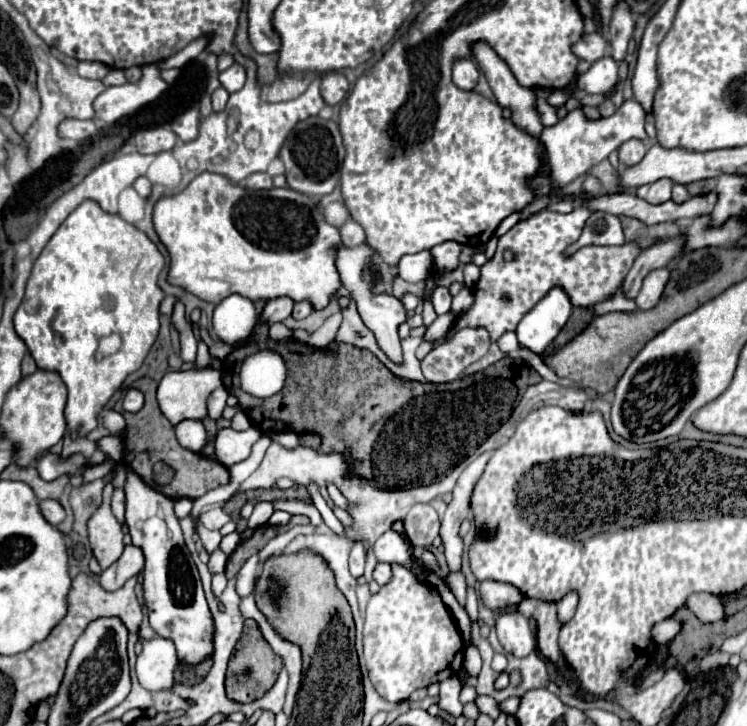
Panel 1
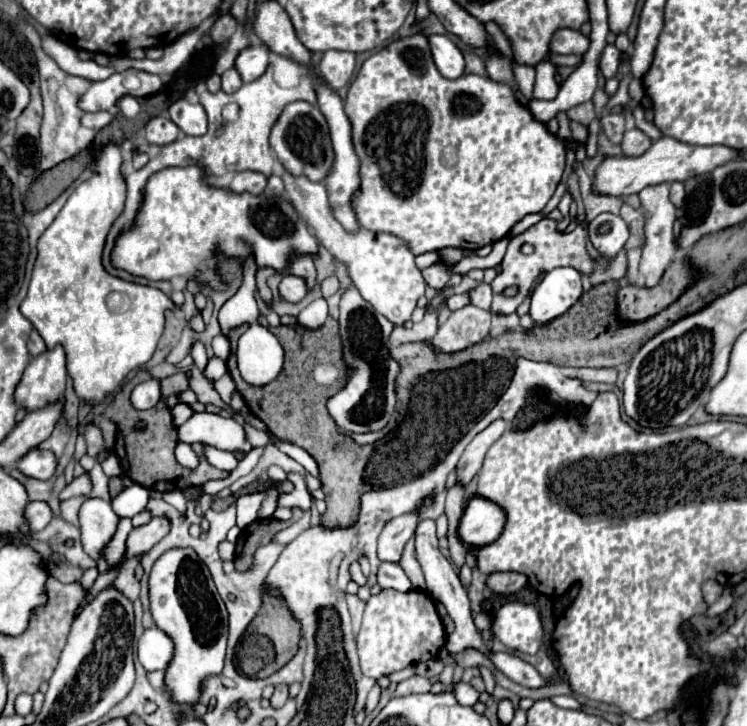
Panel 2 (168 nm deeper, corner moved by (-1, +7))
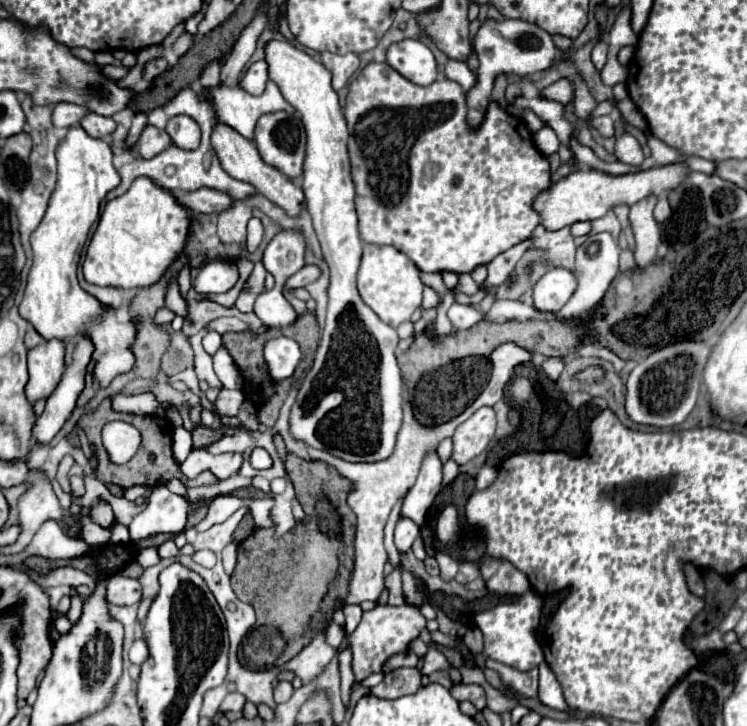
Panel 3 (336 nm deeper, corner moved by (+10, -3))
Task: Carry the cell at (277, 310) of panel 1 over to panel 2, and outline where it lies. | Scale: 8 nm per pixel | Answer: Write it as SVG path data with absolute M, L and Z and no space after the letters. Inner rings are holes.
M284 275L284 277L282 277L282 283L280 283L280 295L284 297L284 301L290 301L290 303L302 301L306 293L308 293L306 279L296 277L296 275Z

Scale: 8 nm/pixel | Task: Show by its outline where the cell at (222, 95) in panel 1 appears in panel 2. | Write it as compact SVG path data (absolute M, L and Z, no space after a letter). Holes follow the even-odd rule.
M230 67L228 71L224 71L222 75L222 89L226 93L234 93L236 89L240 89L242 85L242 79L240 79L240 73L236 71L236 67Z

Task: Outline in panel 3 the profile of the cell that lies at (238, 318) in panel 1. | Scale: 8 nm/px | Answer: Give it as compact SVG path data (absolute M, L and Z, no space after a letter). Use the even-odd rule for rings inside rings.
M251 217L249 219L249 225L247 225L247 241L245 241L245 251L247 253L253 253L259 243L261 243L261 237L263 237L263 225L257 217Z

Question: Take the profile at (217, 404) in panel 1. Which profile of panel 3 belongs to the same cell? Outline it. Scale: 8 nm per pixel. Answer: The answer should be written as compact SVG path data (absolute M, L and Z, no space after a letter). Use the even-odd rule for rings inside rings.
M117 393L113 395L113 409L131 413L131 415L165 415L165 407L155 399L153 393L137 393L137 395L125 395Z

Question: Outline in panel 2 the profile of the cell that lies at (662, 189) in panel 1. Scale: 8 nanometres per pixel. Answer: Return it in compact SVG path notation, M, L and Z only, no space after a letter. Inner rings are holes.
M668 183L652 185L652 187L642 189L642 191L640 191L640 203L642 203L642 211L644 211L644 215L646 215L646 223L644 223L646 243L644 243L644 249L642 249L640 275L644 277L644 285L656 285L656 281L660 279L660 273L664 273L664 269L670 265L672 257L676 255L673 226L679 212L678 209L670 203L670 199L668 199Z

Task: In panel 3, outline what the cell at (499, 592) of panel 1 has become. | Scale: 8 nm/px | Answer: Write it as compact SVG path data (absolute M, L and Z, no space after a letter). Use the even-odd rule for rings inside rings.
M485 561L481 565L481 577L485 581L485 587L499 595L523 595L525 591L529 591L527 577L505 561Z

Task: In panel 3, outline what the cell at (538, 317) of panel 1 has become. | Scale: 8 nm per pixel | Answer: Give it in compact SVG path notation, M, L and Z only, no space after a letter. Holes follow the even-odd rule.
M555 267L547 271L533 287L533 305L541 313L557 313L569 301L577 287L575 275L567 269Z

